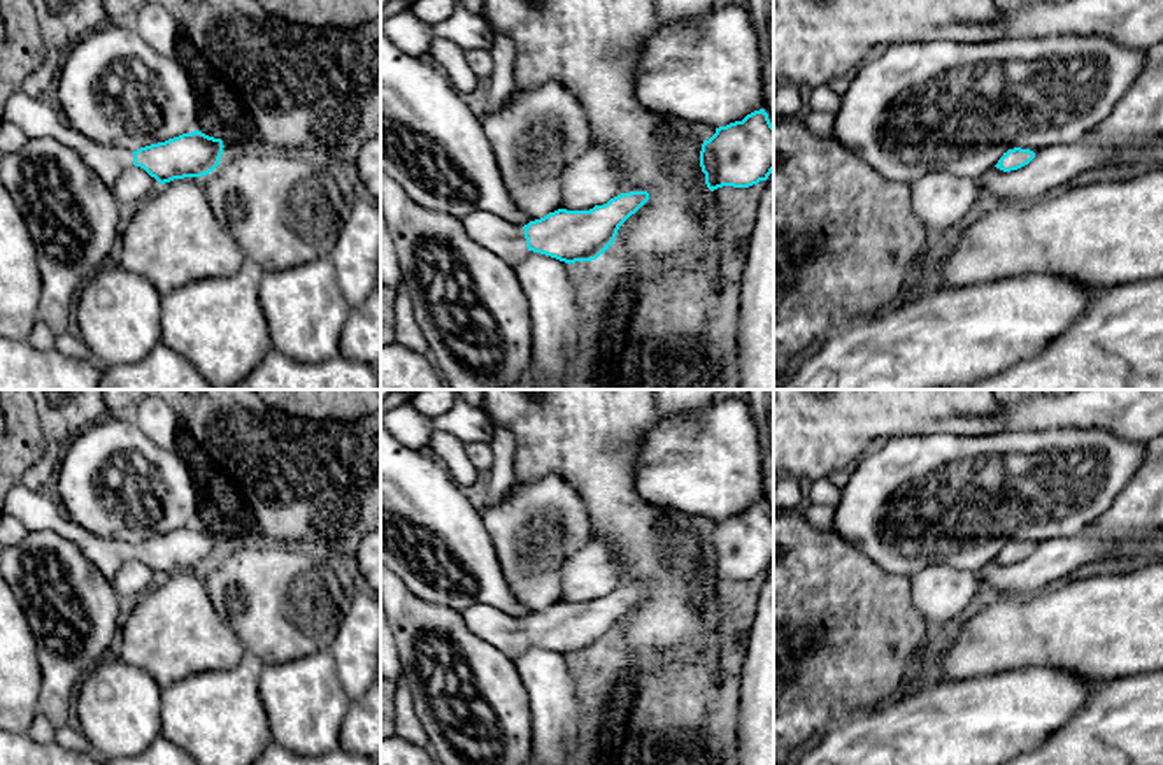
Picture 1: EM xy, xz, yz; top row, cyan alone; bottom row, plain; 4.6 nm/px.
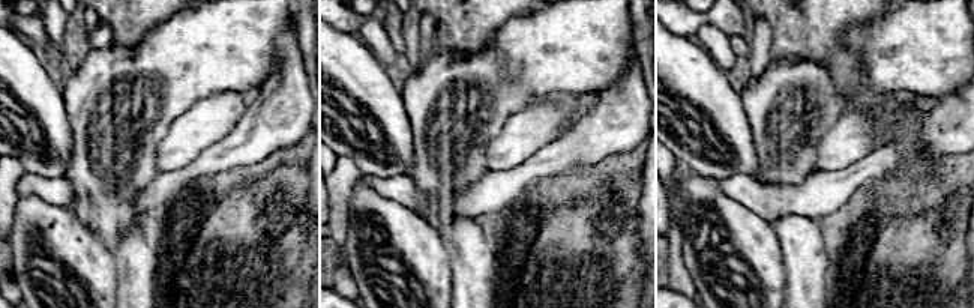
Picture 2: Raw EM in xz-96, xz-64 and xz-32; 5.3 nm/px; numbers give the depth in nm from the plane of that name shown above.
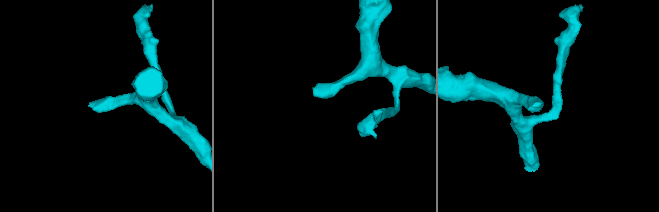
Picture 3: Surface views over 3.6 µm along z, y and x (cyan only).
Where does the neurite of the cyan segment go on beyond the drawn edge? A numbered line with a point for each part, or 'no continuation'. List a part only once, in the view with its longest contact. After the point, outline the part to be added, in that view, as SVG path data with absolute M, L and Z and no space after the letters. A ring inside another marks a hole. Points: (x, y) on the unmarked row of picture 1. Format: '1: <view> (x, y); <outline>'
1: xz (502, 630); M474 604L461 611L461 618L472 633L512 658L528 644L523 619L516 619L493 605Z

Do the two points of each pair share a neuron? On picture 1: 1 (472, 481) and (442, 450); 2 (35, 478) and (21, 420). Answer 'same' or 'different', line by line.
1: same
2: different

